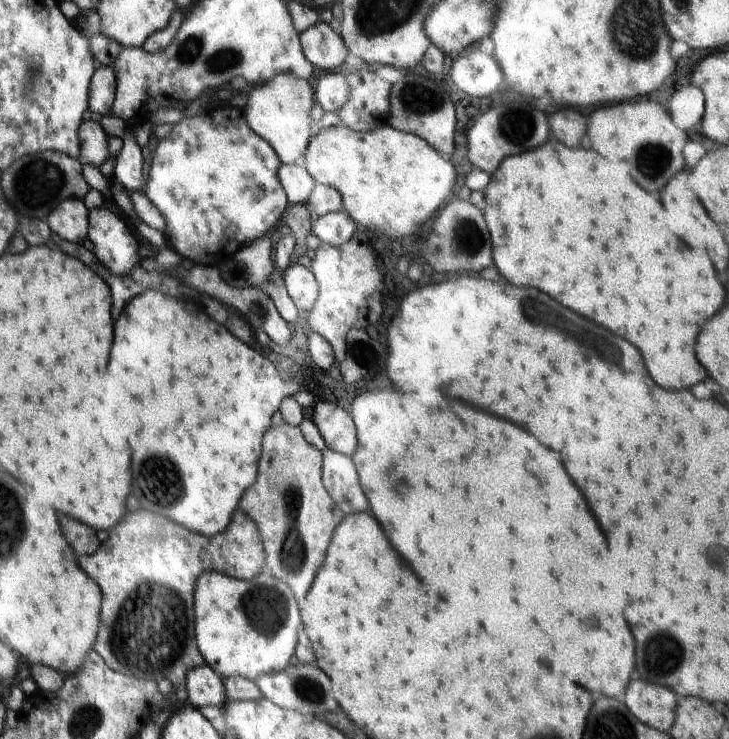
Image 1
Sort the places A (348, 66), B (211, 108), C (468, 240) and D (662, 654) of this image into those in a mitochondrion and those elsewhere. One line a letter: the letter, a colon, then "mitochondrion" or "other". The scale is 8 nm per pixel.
A: other
B: other
C: mitochondrion
D: mitochondrion

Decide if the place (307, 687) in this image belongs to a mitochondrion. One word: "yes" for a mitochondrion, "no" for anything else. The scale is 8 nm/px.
yes

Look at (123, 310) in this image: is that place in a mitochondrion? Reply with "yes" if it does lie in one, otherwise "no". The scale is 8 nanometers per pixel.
no

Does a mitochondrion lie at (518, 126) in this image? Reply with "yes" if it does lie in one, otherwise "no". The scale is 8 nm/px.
yes

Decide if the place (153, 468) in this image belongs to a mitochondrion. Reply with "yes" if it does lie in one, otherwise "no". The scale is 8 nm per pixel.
yes

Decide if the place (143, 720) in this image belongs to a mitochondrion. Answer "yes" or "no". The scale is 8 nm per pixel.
no

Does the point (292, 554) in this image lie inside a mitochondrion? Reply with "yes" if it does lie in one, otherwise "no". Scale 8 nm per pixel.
yes

